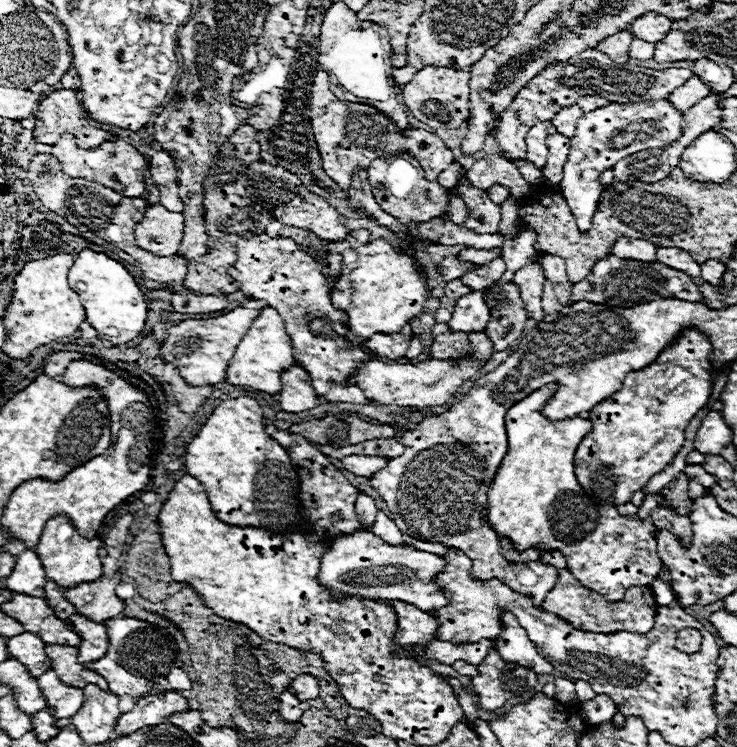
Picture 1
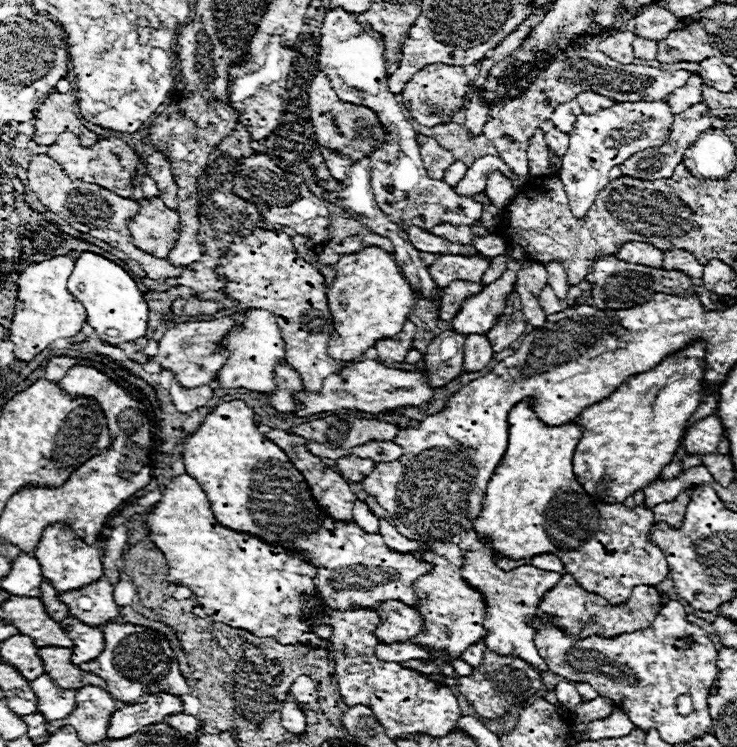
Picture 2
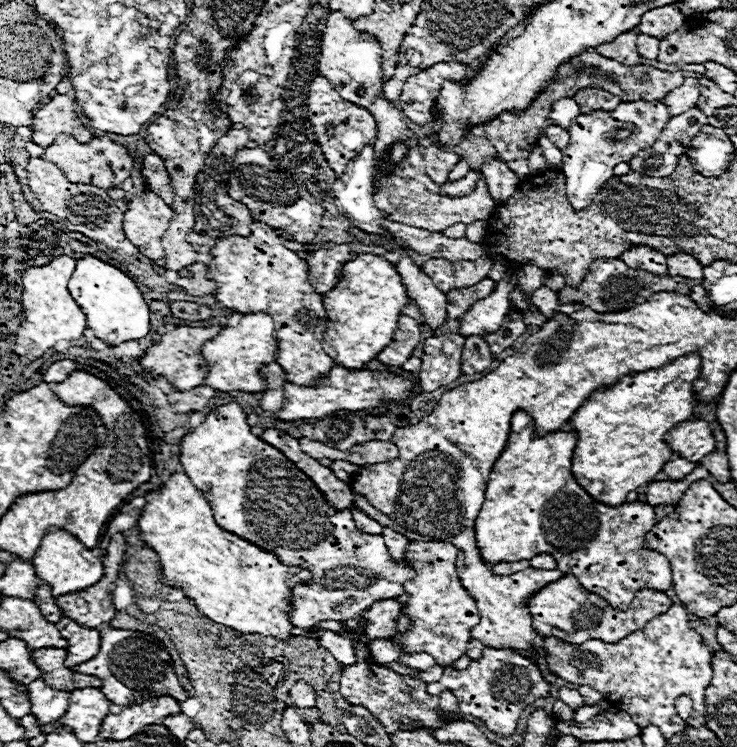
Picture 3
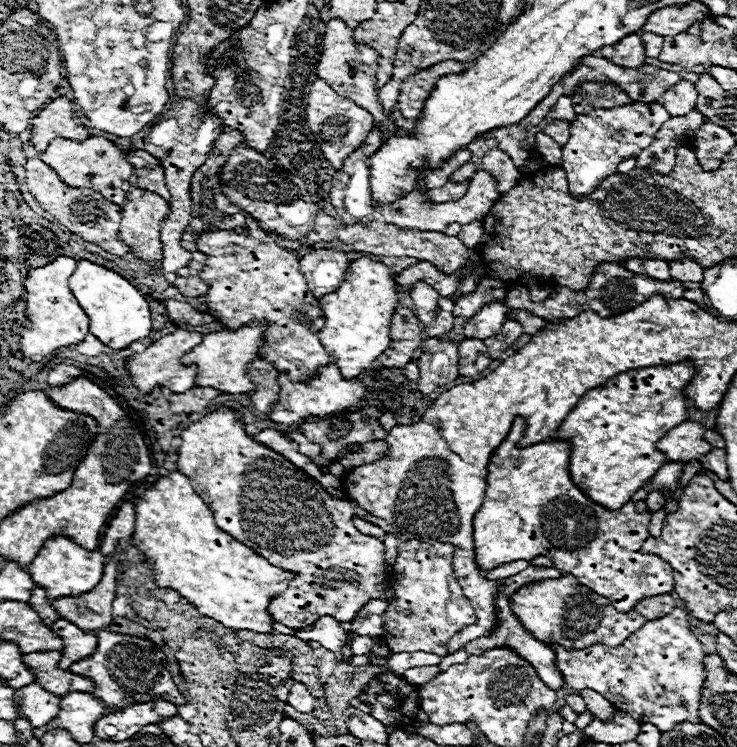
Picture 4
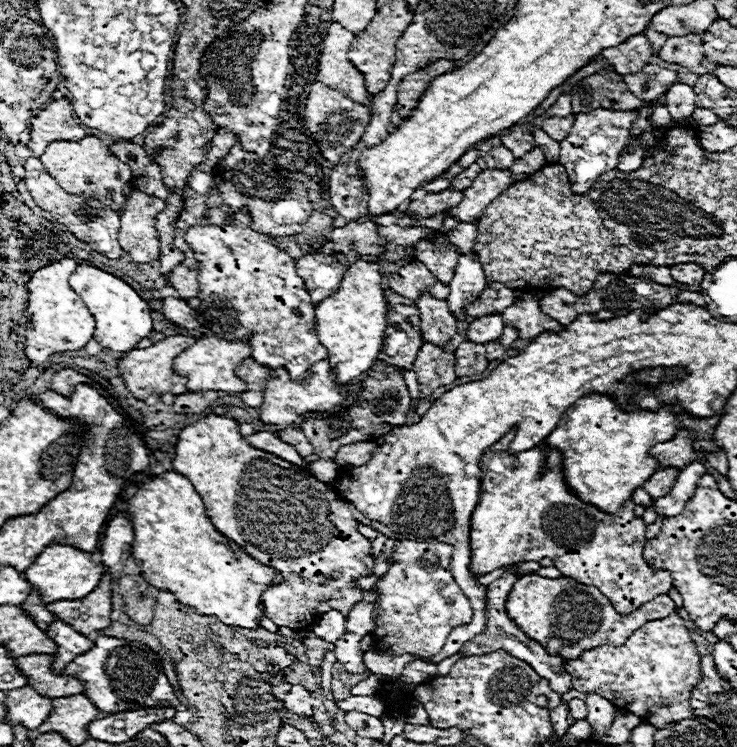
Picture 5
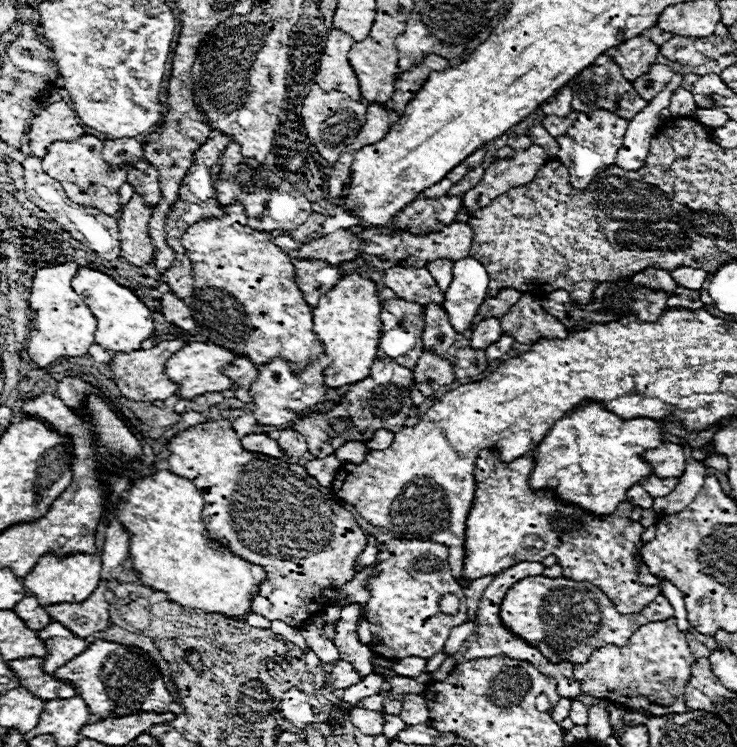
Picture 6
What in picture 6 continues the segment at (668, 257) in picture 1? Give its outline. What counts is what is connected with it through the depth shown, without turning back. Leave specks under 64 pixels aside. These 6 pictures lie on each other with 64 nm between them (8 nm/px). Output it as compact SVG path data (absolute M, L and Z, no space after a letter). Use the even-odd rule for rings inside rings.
M682 266L682 268L676 268L672 272L672 278L678 286L682 288L690 288L690 290L700 290L704 280L706 280L706 274L704 270L696 270L696 268L688 268L688 266Z

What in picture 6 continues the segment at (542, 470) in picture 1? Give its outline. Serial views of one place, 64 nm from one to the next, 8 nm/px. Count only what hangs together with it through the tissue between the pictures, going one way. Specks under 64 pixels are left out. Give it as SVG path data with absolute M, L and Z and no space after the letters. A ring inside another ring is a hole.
M482 450L478 454L474 504L466 518L464 532L466 556L462 576L472 582L484 576L496 576L520 560L544 560L554 554L564 568L564 576L596 584L620 614L644 610L660 594L660 588L638 584L636 564L644 528L638 522L630 522L634 506L624 502L612 516L592 516L576 506L556 502L548 492L534 494L528 486L532 468L532 454L516 462L500 462L492 450Z

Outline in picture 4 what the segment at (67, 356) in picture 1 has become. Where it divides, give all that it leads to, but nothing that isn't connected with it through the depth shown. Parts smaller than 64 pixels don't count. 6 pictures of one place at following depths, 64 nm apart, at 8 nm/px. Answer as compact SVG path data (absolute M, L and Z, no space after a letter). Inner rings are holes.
M58 364L48 374L48 384L50 386L64 386L64 384L68 384L70 380L74 380L78 376L84 376L84 370L80 370L76 366L70 366L70 364Z

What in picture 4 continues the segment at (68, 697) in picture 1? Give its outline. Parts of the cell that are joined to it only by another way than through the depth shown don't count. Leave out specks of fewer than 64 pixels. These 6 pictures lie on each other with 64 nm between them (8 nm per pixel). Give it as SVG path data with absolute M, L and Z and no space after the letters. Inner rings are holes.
M36 682L16 690L14 702L18 708L18 716L26 718L32 728L48 724L60 710L60 698L40 688Z

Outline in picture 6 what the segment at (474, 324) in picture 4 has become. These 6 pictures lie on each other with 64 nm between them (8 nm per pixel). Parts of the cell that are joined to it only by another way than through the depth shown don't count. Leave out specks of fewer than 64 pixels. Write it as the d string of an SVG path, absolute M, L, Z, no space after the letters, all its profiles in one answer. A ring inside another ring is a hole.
M486 318L486 320L482 320L480 324L476 324L476 326L472 328L470 346L472 346L472 348L486 350L486 348L488 348L490 344L494 344L500 336L502 336L500 320L498 320L498 318Z

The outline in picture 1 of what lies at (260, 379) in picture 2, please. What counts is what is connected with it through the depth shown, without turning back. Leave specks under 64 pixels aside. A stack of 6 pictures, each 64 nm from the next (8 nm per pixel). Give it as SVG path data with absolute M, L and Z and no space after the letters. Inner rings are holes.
M262 308L260 314L254 318L248 332L242 336L240 344L236 346L234 358L228 364L226 370L226 382L234 386L250 386L260 392L280 392L280 372L284 368L296 366L296 360L292 358L292 344L288 340L288 334L284 330L282 318L272 308Z

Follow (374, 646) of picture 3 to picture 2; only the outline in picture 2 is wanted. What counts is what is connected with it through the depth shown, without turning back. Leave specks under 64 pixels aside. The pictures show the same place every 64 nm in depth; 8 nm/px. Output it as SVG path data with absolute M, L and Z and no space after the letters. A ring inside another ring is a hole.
M380 643L375 648L376 656L387 662L400 662L409 659L432 659L426 647L411 643Z

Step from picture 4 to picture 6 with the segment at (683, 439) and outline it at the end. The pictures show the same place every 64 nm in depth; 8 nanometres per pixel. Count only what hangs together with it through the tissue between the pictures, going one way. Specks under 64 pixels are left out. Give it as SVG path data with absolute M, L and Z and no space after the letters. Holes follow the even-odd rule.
M664 442L652 452L642 452L642 460L652 466L652 474L658 478L680 478L686 468L684 448L672 442Z

